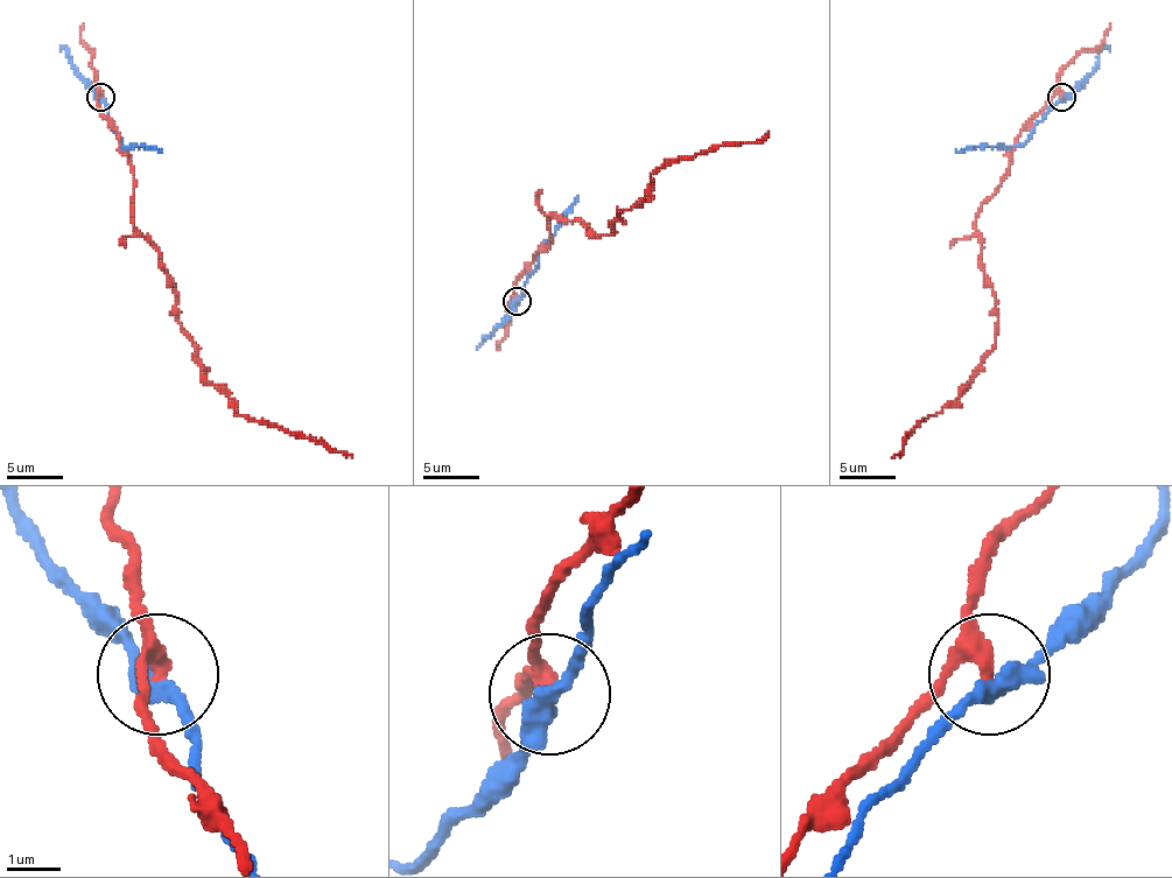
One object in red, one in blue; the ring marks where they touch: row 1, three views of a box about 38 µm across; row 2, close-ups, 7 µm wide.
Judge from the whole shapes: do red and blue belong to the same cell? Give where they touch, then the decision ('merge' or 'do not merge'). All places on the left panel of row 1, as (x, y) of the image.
(100, 97) | do not merge

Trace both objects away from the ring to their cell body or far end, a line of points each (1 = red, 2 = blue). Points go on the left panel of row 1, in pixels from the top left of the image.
1: (99, 96), (97, 107), (133, 177), (133, 227), (159, 253), (203, 376), (231, 399), (237, 415), (351, 457)
2: (99, 96), (123, 147), (161, 149)

